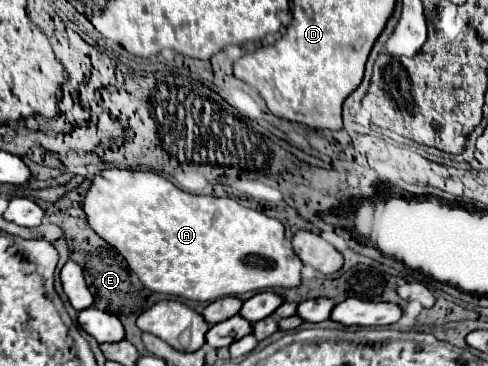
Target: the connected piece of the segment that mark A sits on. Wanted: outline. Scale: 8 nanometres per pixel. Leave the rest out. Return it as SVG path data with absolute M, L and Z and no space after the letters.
M105 169L95 173L91 187L87 189L83 201L83 211L87 217L89 227L101 237L105 239L109 245L113 245L129 263L129 269L139 277L139 281L143 283L143 287L155 291L155 293L165 293L165 295L173 295L173 297L181 297L181 299L189 299L189 301L217 301L221 297L237 297L243 295L247 291L265 291L265 289L275 289L275 287L297 287L301 283L301 259L297 259L297 255L293 253L291 245L285 241L285 231L283 225L277 219L271 219L259 211L241 207L237 201L233 201L231 197L203 197L203 195L191 195L187 191L181 191L179 187L175 187L169 179L151 173L151 171L131 171L131 169Z

